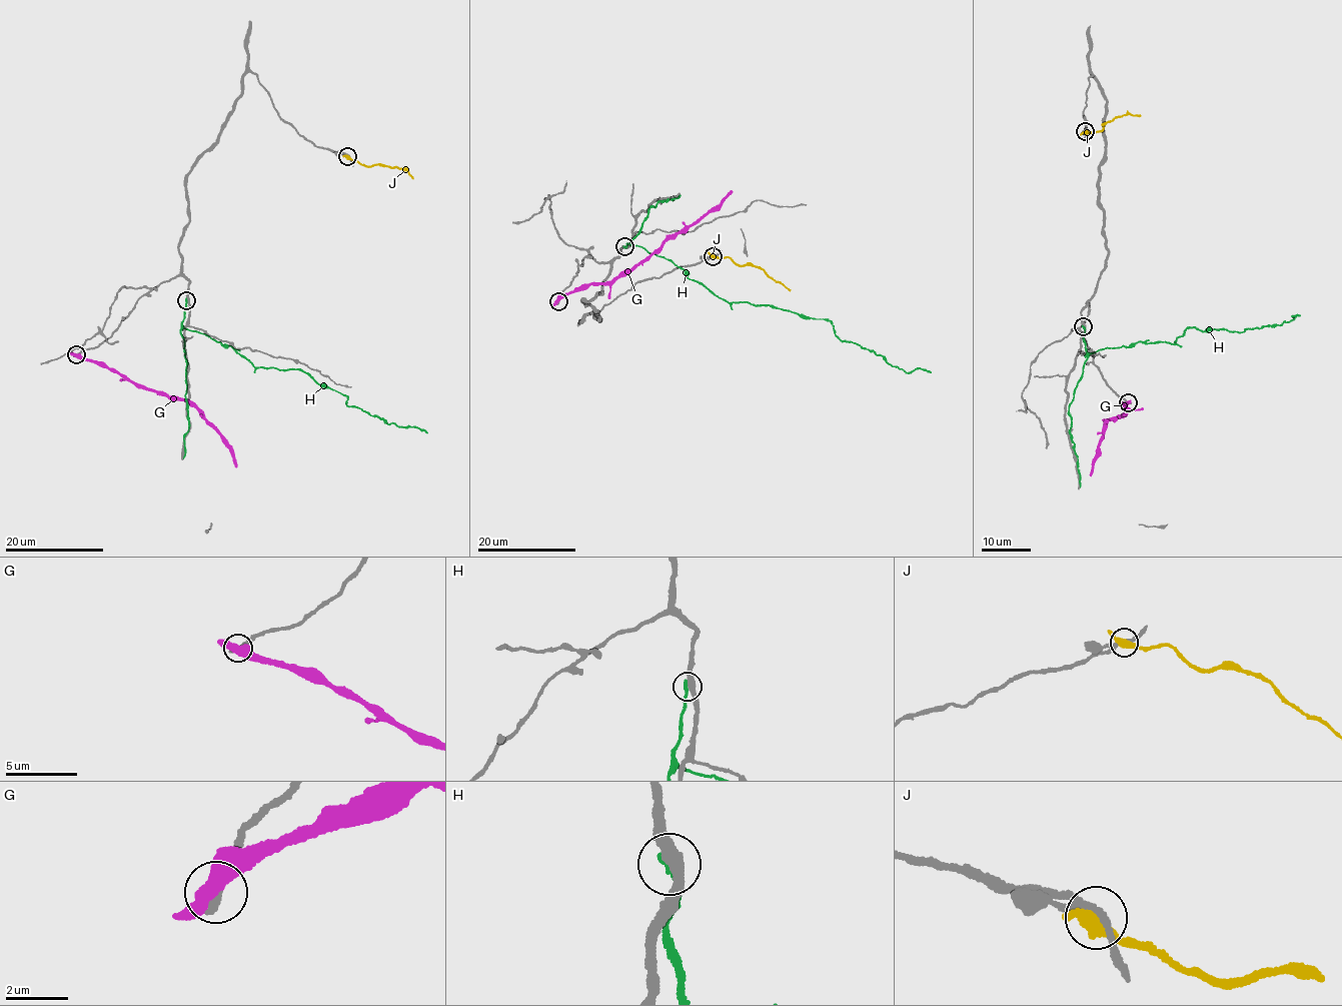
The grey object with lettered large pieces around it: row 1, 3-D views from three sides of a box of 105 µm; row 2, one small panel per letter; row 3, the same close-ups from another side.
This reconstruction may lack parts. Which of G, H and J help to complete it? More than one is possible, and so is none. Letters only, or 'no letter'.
no letter

